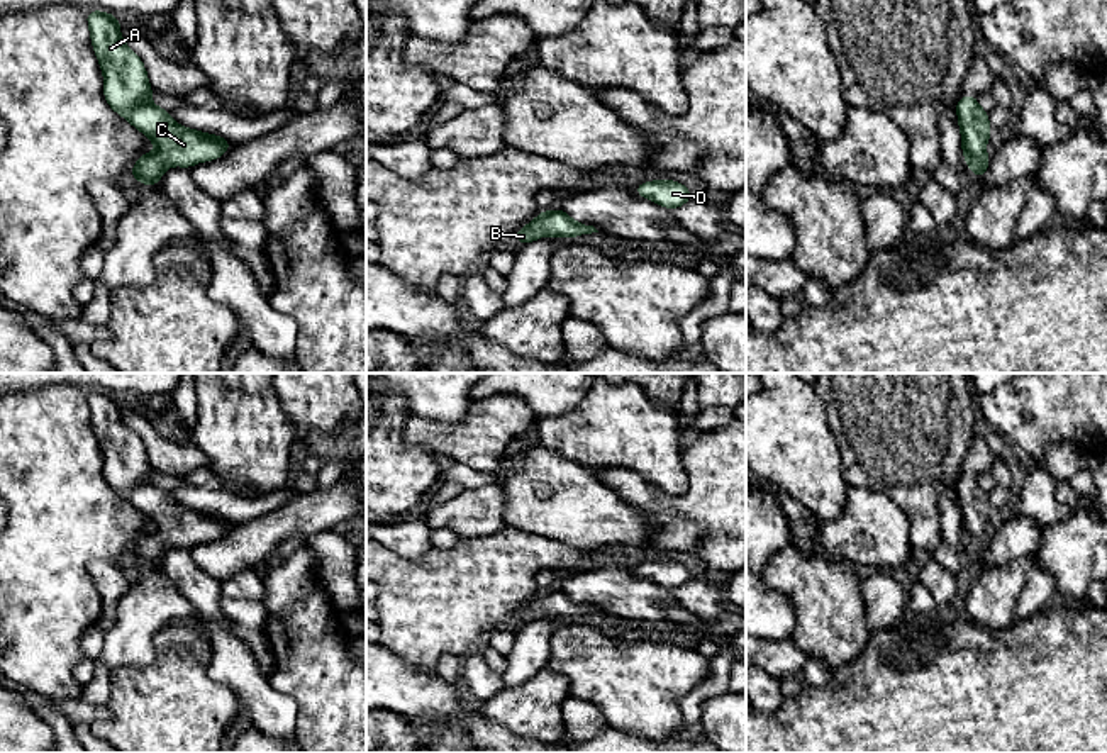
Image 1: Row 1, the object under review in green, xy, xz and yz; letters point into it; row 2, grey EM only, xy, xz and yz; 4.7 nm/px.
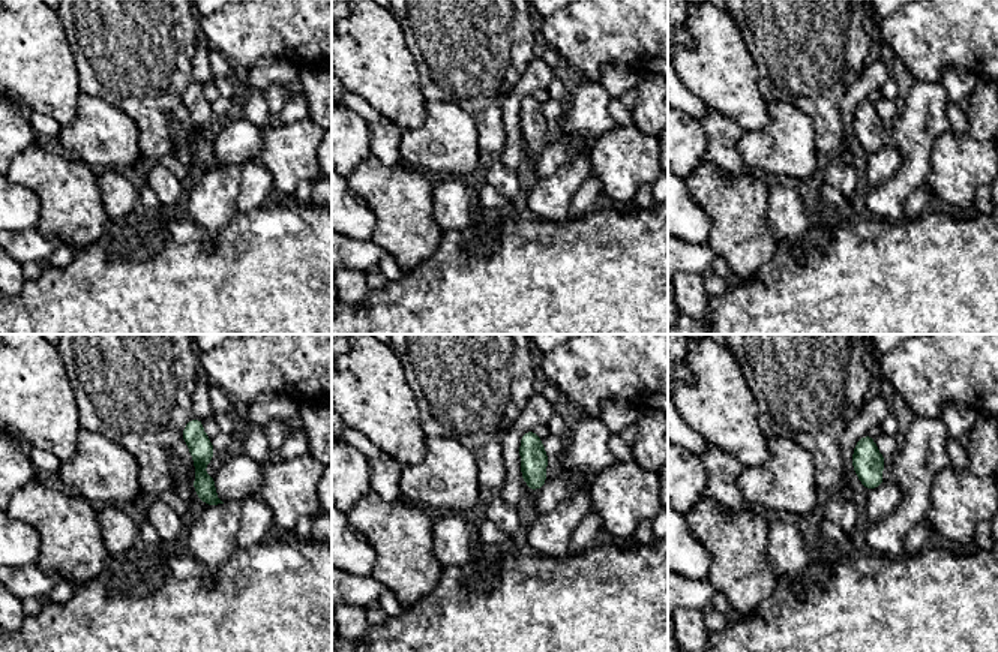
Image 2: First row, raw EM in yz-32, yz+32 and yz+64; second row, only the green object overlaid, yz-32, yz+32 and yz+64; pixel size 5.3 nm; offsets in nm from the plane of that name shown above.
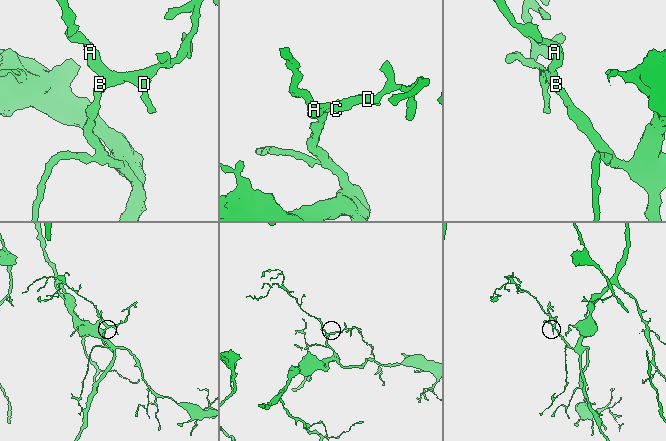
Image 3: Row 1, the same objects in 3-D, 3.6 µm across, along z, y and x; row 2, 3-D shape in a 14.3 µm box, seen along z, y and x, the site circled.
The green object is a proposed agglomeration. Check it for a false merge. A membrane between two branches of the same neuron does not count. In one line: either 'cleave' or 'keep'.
keep

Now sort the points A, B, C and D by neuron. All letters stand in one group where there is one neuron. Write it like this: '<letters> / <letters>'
A B C D

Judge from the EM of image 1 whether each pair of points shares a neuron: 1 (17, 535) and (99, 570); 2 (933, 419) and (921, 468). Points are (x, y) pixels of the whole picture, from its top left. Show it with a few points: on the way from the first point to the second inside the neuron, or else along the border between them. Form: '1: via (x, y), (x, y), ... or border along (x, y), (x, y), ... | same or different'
1: border along (116, 557), (97, 557), (89, 565), (99, 606) | different
2: via (921, 431), (921, 457) | same

